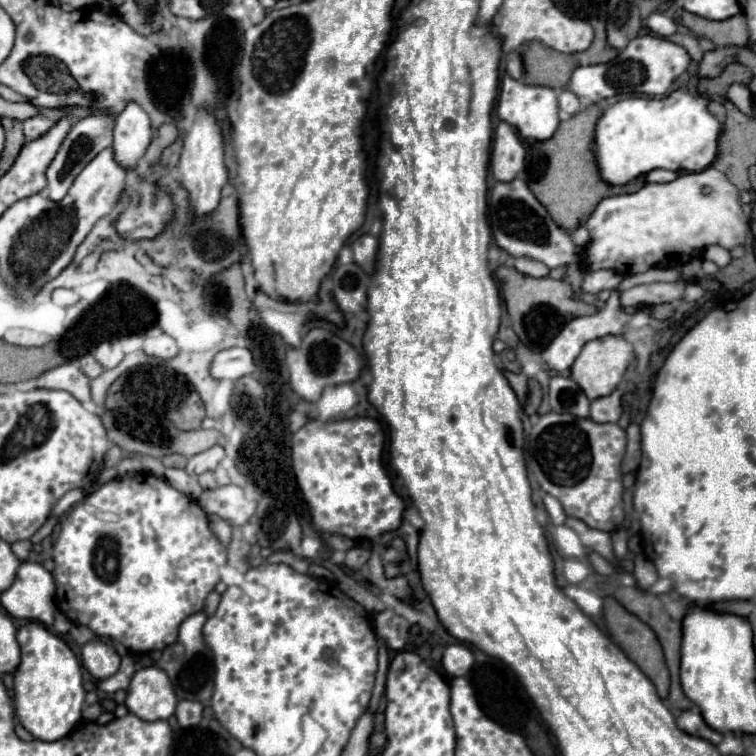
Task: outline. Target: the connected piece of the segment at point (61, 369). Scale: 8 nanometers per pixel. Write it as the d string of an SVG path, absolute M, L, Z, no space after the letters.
M73 363L59 365L59 367L43 373L41 377L37 377L37 387L63 389L63 391L69 391L79 401L89 401L91 399L89 383L91 383L89 377L79 367L75 367Z

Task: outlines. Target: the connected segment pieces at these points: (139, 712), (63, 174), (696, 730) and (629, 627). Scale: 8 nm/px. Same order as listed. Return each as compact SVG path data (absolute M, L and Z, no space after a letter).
M159 667L139 669L127 689L125 705L143 721L169 719L175 713L177 697L169 677Z
M89 115L85 119L81 119L79 123L75 123L71 127L71 131L67 133L65 141L61 143L59 153L55 155L55 159L51 161L49 169L47 169L47 195L53 201L61 201L63 195L69 191L69 187L73 185L75 177L81 173L81 169L103 149L111 147L113 141L113 115Z
M687 709L687 711L683 711L683 713L677 717L677 725L679 725L685 733L695 735L695 737L701 737L701 739L705 739L705 741L709 741L709 743L713 743L713 745L719 745L721 739L723 739L721 733L717 733L717 731L713 731L711 727L705 725L705 721L703 721L703 717L701 717L701 713L699 713L697 709Z
M607 597L603 601L603 617L607 623L607 631L613 637L613 641L627 653L627 657L653 681L653 685L657 687L657 693L661 699L665 699L669 695L669 671L665 665L665 657L663 657L663 649L661 643L655 635L655 631L645 625L639 617L635 617L633 613L625 611L613 597Z

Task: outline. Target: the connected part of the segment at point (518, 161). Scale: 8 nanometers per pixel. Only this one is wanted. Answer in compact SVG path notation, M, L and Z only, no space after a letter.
M501 121L495 129L491 157L491 171L497 181L513 181L515 175L525 167L525 147L515 129L505 121Z

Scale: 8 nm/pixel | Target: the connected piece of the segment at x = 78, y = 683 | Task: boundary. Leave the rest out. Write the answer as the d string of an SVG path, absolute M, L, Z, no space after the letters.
M29 621L17 631L21 647L21 663L13 673L15 715L21 725L41 741L57 741L67 737L81 721L85 703L81 665L73 651L57 639L49 629L38 622Z

